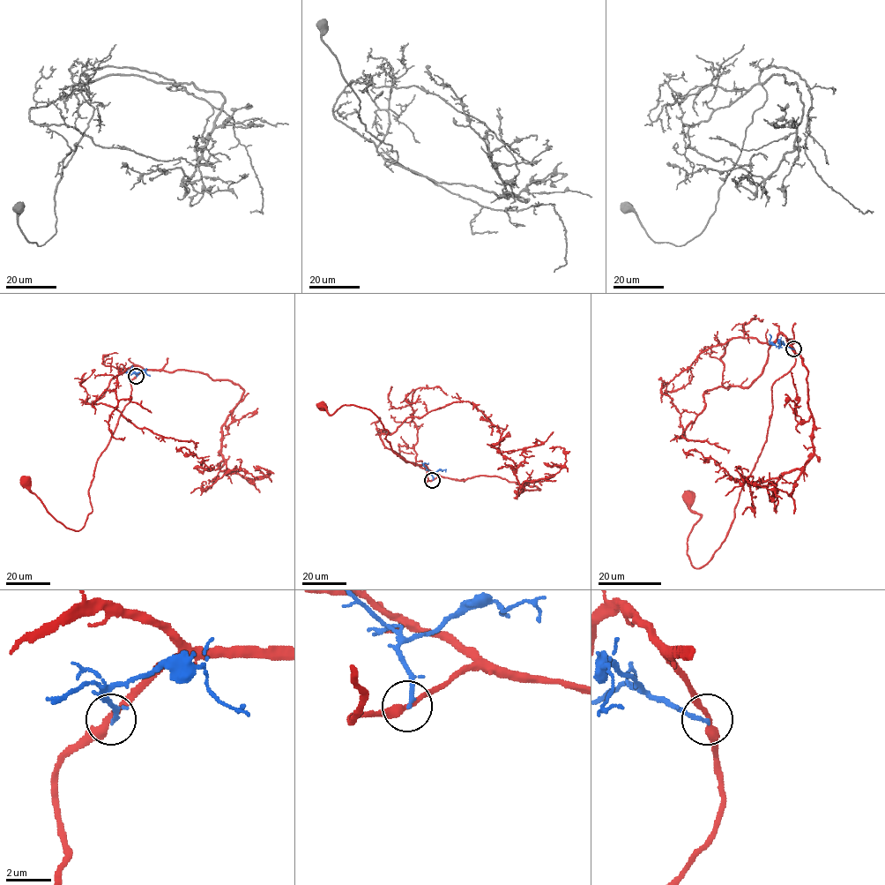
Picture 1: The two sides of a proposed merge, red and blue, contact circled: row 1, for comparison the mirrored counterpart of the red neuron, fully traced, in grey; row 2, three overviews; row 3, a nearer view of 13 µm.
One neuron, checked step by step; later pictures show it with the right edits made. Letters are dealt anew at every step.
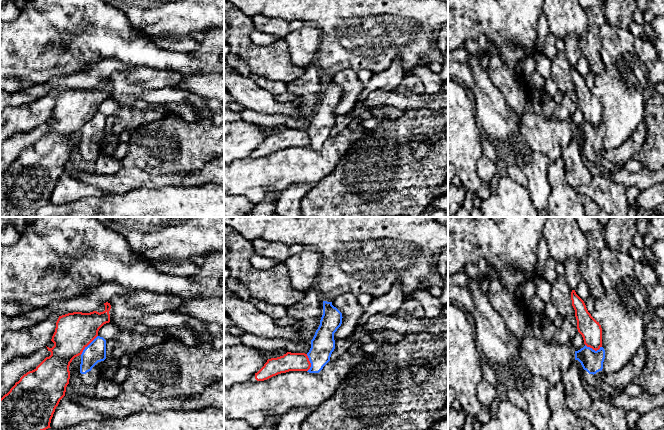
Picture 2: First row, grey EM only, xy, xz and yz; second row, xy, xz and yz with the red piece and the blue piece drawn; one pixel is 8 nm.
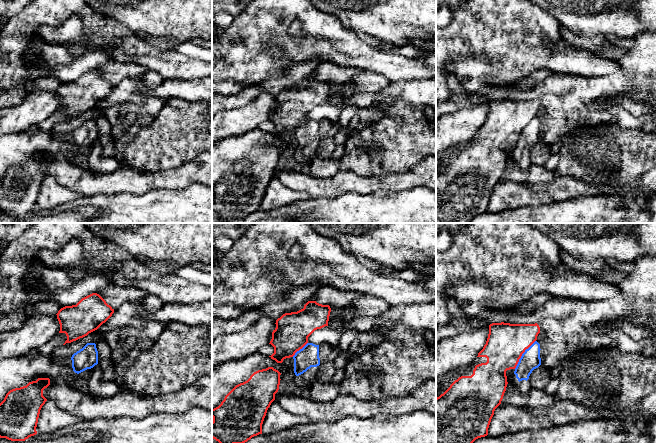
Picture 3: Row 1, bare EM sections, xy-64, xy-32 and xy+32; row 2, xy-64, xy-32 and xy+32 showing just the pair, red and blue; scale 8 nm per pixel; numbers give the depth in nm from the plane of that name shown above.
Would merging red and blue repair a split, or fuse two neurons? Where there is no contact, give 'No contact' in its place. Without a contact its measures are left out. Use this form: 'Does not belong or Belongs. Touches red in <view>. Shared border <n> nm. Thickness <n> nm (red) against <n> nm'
Does not belong. Touches red in xy. Shared border 220 nm. Thickness 300 nm (red) against 170 nm

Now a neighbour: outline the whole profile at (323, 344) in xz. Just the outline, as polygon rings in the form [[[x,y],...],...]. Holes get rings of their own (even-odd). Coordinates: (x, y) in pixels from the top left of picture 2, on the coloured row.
[[[323,301],[323,315],[320,325],[311,340],[311,348],[307,353],[311,363],[309,373],[319,373],[330,361],[335,349],[334,333],[342,324],[342,313],[332,305],[332,302]]]

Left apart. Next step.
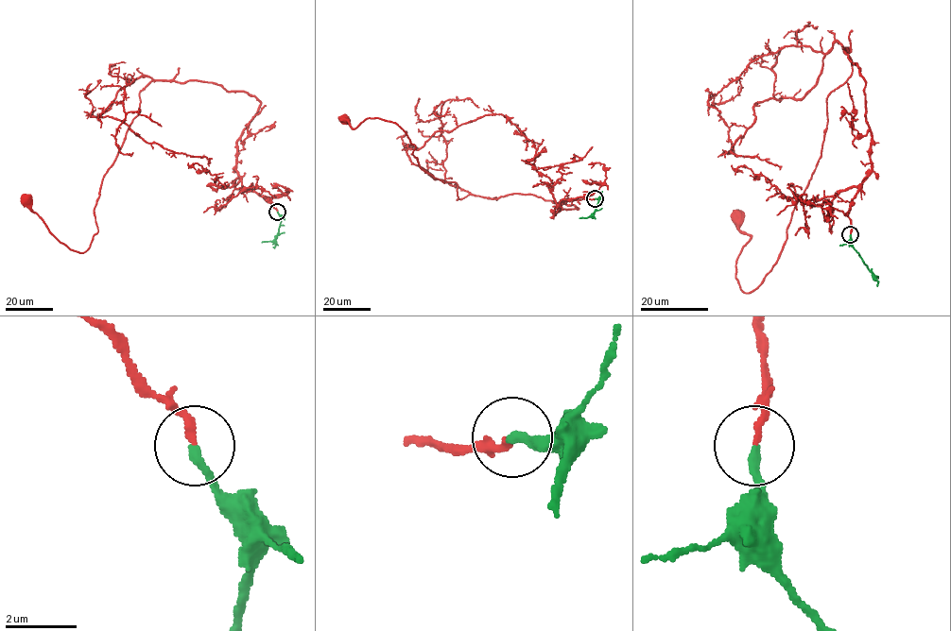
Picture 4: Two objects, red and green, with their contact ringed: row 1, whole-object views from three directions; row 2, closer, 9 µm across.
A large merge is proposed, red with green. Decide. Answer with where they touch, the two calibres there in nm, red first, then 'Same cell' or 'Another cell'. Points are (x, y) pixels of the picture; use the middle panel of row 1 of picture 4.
Place: (595, 198). Thickness 180 nm (red) against 240 nm. Same cell

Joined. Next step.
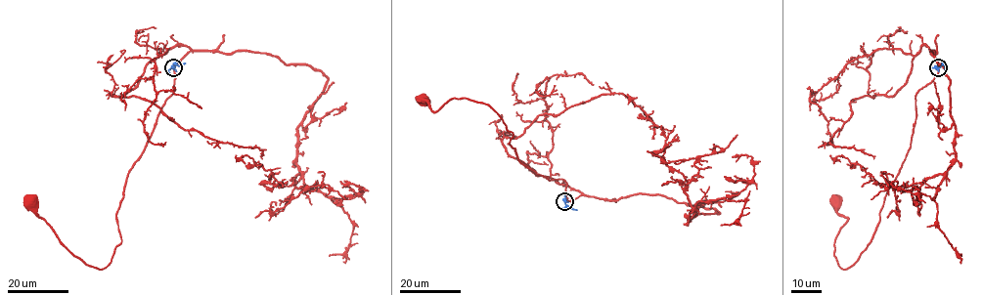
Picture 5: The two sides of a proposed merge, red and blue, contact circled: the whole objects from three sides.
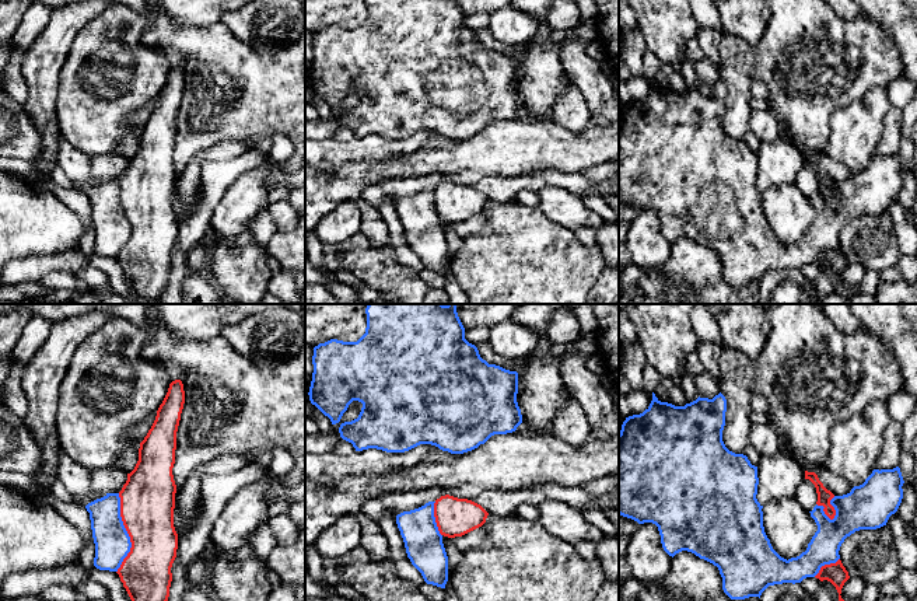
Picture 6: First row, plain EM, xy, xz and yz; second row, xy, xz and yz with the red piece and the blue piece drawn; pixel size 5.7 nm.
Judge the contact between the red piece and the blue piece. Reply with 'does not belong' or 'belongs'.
does not belong

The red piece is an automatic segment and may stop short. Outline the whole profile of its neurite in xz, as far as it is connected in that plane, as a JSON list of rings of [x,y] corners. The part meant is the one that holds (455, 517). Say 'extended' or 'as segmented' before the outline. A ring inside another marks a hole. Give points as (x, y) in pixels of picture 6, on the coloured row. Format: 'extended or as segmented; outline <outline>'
as segmented; outline [[[449,495],[434,503],[434,517],[441,535],[462,537],[486,523],[489,513],[477,503]]]

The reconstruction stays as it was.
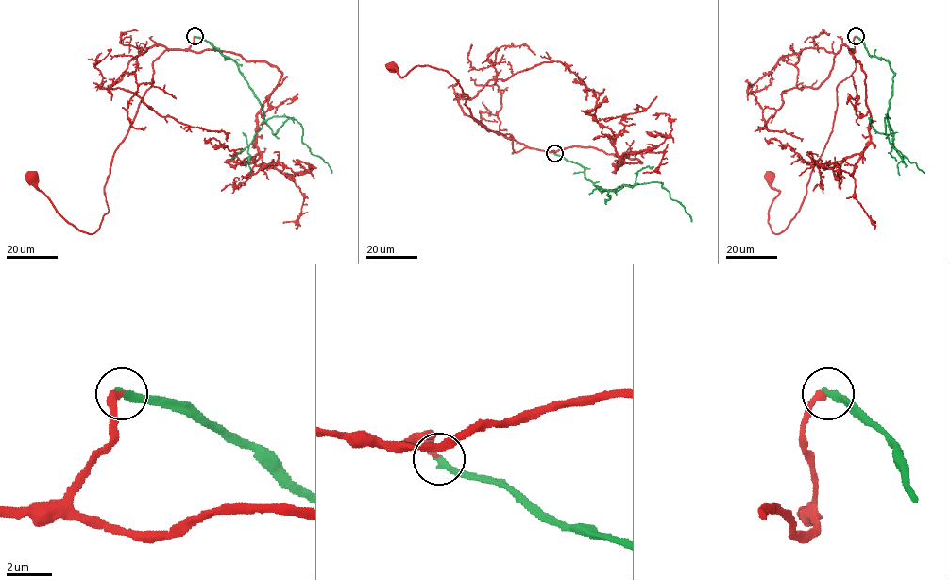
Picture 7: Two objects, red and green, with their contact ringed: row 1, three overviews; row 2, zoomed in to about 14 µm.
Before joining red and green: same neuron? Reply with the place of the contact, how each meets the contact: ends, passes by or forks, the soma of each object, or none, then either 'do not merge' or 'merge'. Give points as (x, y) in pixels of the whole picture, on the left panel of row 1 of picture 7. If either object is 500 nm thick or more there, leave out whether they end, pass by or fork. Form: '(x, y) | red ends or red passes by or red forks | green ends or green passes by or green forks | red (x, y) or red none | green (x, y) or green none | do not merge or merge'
(195, 36) | red ends | green ends | red (32, 177) | green none | merge

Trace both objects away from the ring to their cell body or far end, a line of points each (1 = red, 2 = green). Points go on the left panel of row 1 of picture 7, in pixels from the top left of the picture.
1: (195, 36), (152, 62), (94, 232), (69, 224), (32, 176)
2: (195, 37), (236, 63), (264, 120), (295, 119), (302, 142), (331, 173)

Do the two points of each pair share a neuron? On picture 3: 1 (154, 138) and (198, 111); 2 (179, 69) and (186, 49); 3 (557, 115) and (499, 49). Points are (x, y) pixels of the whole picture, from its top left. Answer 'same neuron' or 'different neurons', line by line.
1: same neuron
2: different neurons
3: different neurons

